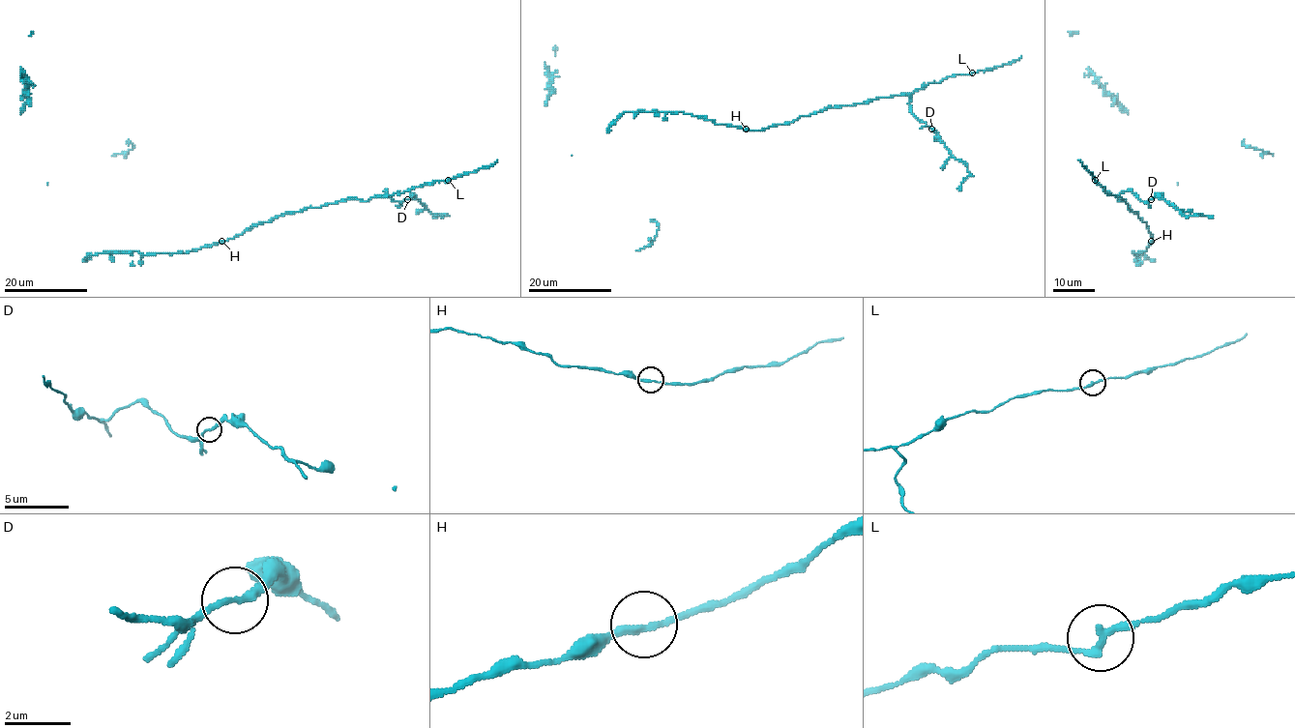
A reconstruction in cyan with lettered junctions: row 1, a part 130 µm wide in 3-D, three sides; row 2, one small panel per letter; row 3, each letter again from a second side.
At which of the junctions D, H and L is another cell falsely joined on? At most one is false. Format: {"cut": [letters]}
{"cut": []}

